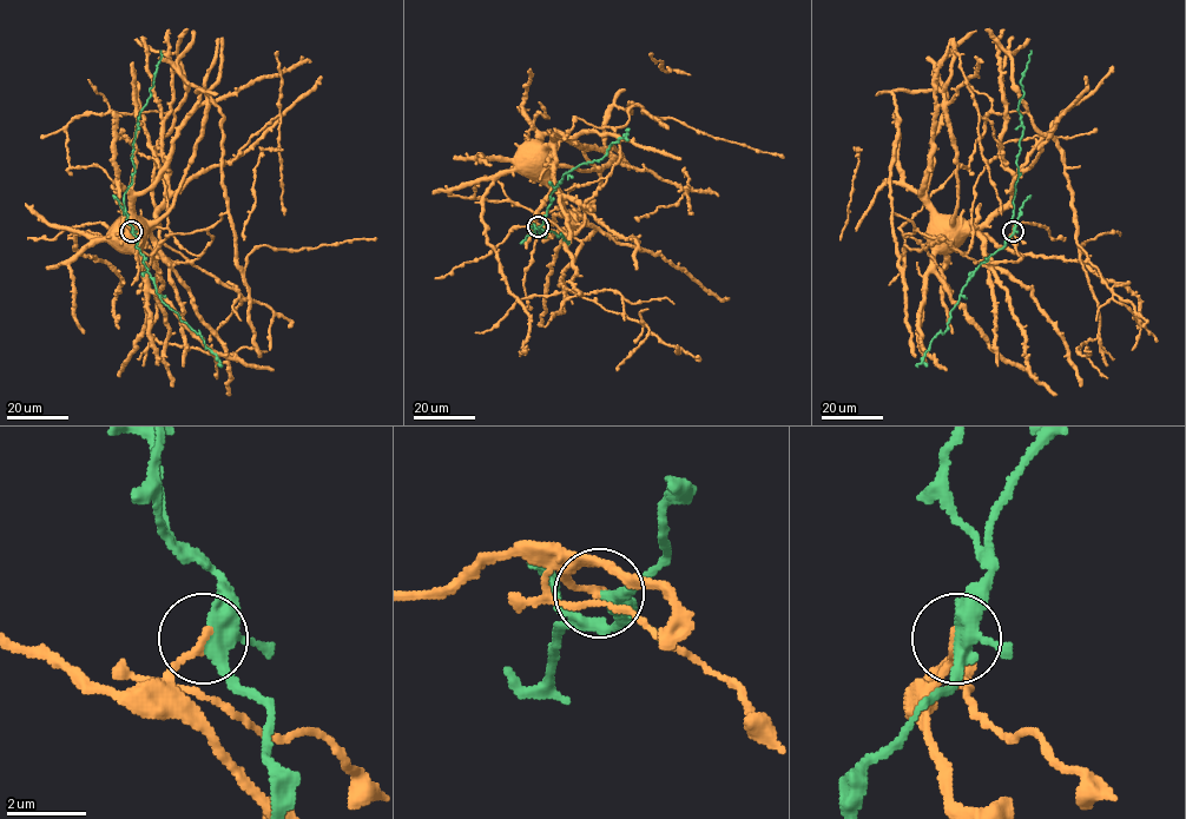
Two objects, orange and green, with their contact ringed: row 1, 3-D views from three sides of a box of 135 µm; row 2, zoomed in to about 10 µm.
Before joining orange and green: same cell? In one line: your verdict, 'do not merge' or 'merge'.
do not merge

